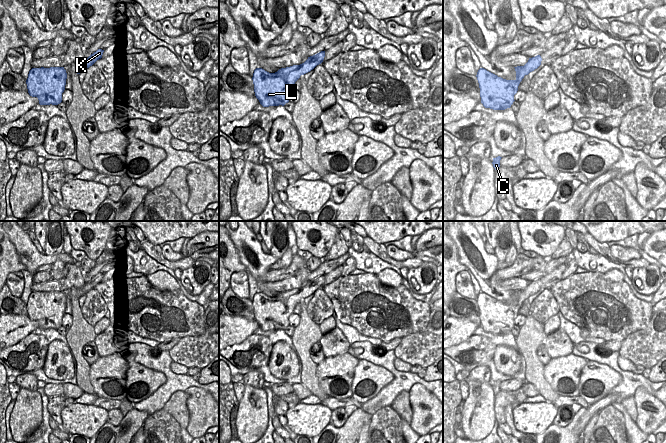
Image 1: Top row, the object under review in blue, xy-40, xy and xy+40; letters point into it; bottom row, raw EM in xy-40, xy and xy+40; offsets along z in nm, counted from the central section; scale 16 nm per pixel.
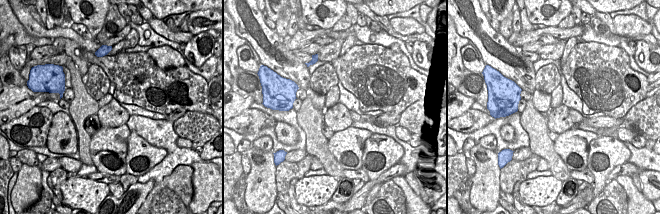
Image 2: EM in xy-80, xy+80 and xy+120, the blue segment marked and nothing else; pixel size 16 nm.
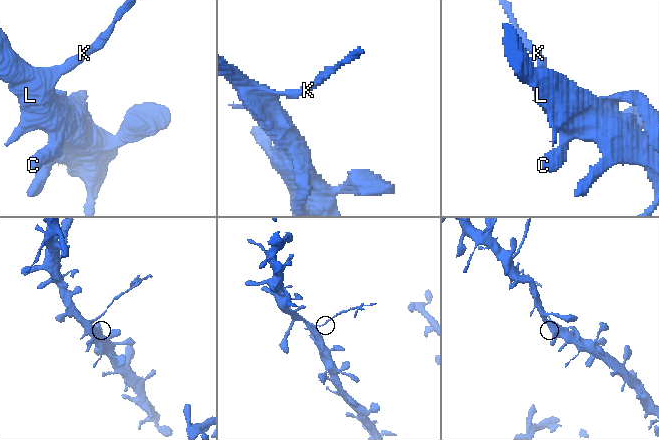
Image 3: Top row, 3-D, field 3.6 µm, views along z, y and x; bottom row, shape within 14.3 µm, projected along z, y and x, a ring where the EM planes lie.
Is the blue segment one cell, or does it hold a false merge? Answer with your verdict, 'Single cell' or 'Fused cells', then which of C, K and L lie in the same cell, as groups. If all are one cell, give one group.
Fused cells. Groups: C L / K.

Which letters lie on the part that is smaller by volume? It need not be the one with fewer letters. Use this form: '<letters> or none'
K

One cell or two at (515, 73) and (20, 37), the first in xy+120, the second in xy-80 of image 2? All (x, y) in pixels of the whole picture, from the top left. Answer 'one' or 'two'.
two

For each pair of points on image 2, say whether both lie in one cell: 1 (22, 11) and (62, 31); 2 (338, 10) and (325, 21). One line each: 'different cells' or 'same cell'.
1: same cell
2: same cell

